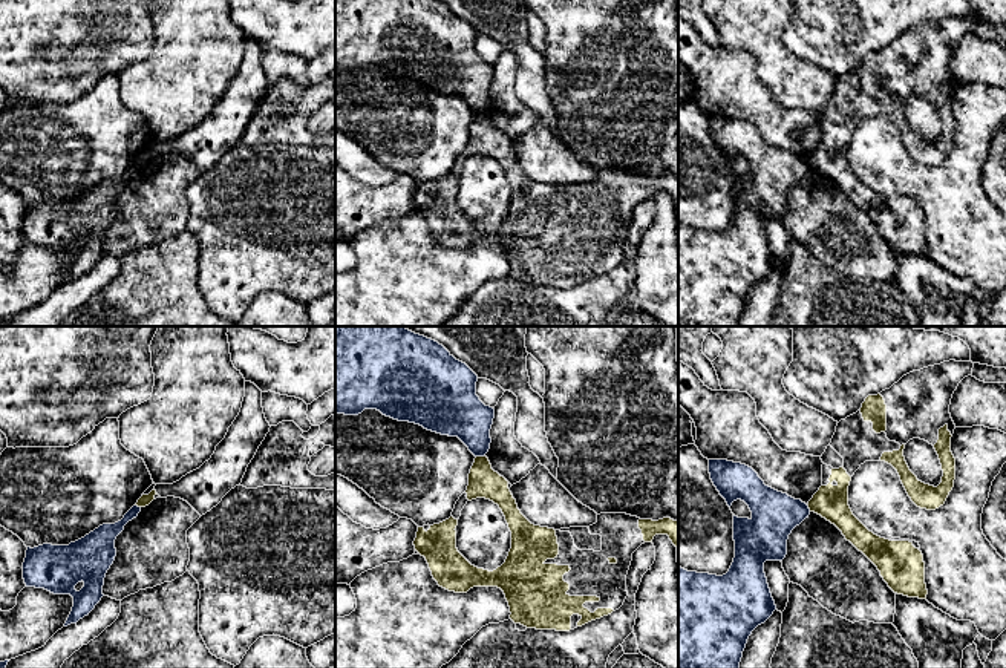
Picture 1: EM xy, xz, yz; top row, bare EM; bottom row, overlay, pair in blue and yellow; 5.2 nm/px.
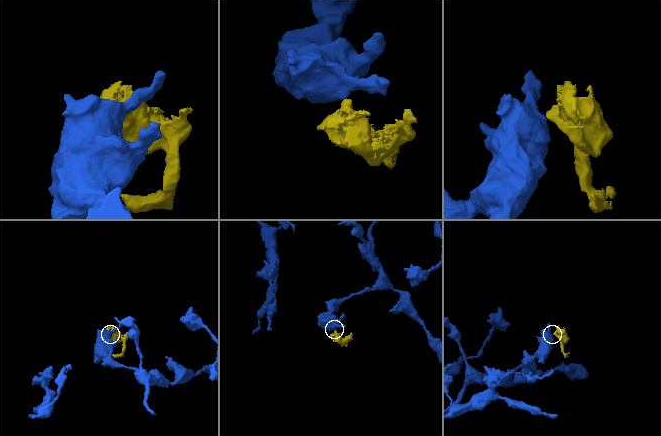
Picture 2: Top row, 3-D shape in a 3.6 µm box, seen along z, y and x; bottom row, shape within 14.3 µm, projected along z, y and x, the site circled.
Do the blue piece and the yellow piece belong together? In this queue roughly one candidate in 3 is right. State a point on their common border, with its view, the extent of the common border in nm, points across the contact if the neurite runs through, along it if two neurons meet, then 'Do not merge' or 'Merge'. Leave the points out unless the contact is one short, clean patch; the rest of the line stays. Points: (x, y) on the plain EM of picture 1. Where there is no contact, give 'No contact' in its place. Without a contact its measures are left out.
Touches blue at xz (480, 112). Shared border 40 nm. Boundary: xz (476, 112), (483, 114). Do not merge

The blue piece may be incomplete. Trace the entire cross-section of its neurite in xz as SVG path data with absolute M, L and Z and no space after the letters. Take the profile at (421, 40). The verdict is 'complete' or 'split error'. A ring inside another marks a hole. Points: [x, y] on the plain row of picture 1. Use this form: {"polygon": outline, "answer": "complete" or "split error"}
{"polygon": "M335 0L335 69L377 66L398 78L458 93L475 113L490 106L495 66L476 52L478 32L439 0Z", "answer": "complete"}

